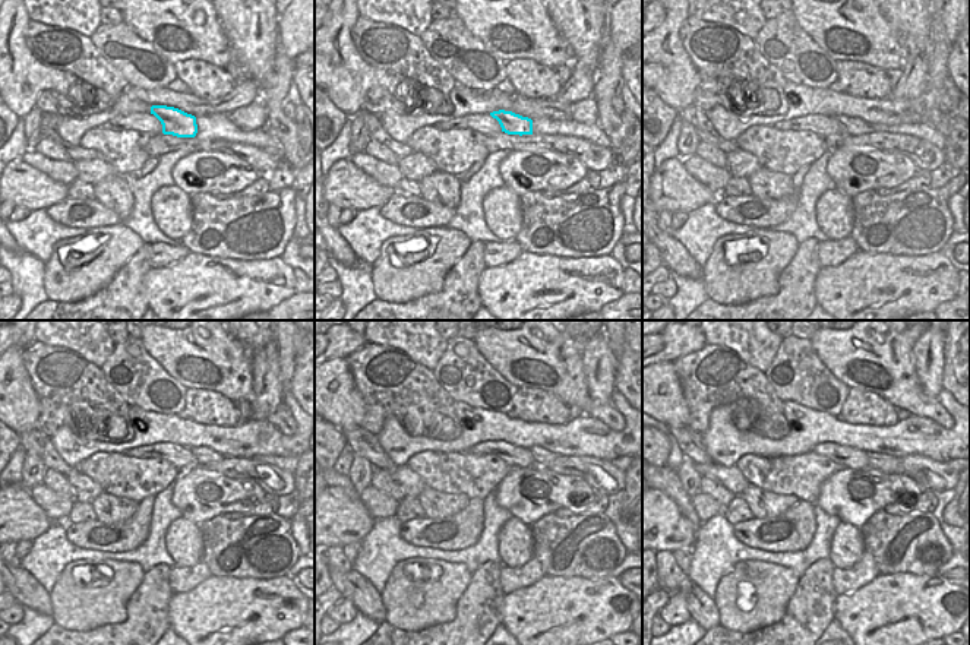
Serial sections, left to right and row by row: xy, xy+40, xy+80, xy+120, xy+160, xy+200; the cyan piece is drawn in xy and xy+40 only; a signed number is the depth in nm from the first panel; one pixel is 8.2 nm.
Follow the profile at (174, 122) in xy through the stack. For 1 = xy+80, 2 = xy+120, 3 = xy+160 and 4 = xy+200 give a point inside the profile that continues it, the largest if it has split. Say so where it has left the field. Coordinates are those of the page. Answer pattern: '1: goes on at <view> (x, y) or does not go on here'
1: goes on at xy+80 (855, 126)
2: goes on at xy+120 (204, 455)
3: goes on at xy+160 (543, 458)
4: goes on at xy+200 (882, 462)

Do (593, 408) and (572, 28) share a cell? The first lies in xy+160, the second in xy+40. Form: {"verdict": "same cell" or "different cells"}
{"verdict": "different cells"}

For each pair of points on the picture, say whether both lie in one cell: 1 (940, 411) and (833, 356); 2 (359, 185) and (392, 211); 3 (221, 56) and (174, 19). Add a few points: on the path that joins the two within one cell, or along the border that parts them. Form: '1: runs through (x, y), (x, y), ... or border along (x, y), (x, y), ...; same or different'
1: runs through (913, 395), (874, 356), (859, 356); same
2: border along (394, 196), (379, 208); different
3: runs through (209, 44), (186, 28); same

